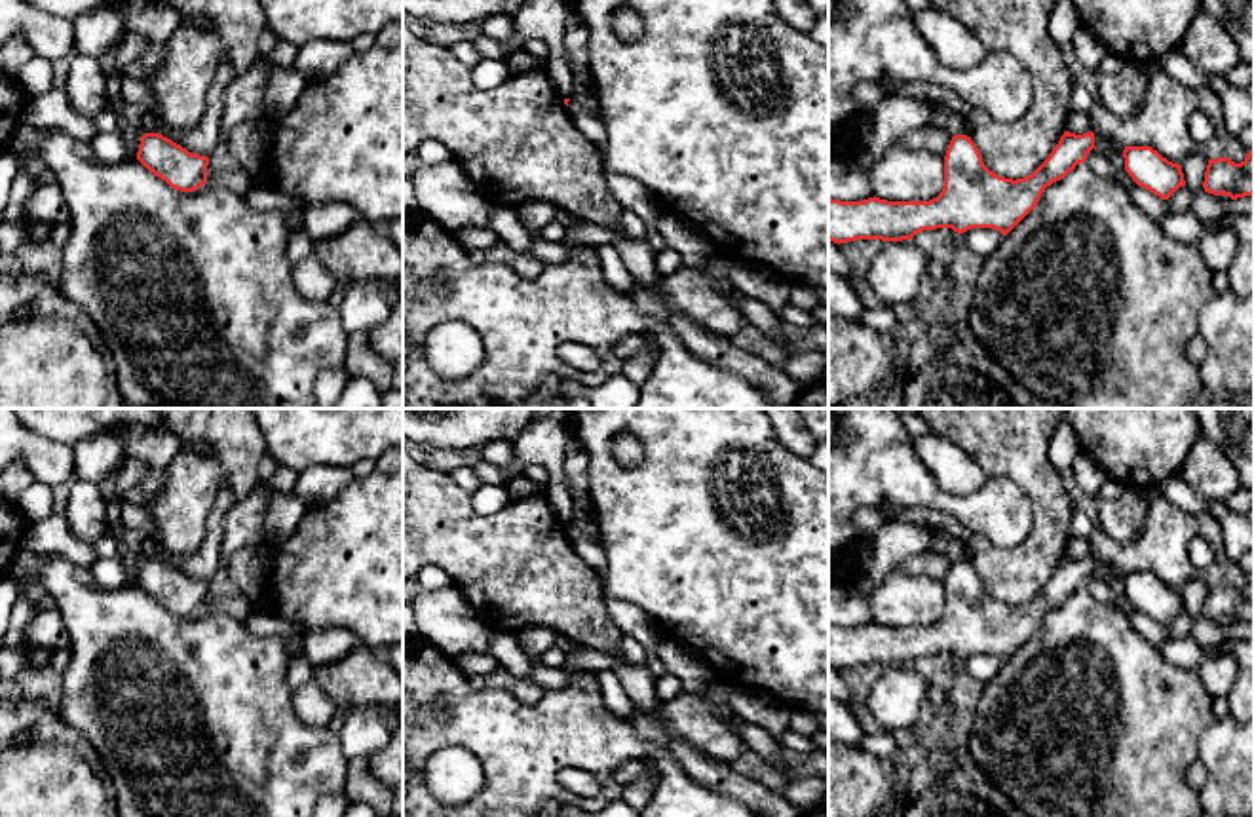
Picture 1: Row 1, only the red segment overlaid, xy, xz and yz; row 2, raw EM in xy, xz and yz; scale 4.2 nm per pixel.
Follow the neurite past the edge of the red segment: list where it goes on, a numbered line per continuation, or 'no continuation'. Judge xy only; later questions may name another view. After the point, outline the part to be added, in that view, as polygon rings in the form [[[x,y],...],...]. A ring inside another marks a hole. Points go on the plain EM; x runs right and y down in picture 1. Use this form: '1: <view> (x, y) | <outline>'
no continuation

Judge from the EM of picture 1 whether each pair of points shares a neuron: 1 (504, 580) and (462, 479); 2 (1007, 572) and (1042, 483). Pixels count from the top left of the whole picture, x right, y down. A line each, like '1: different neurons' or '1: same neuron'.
1: different neurons
2: same neuron

